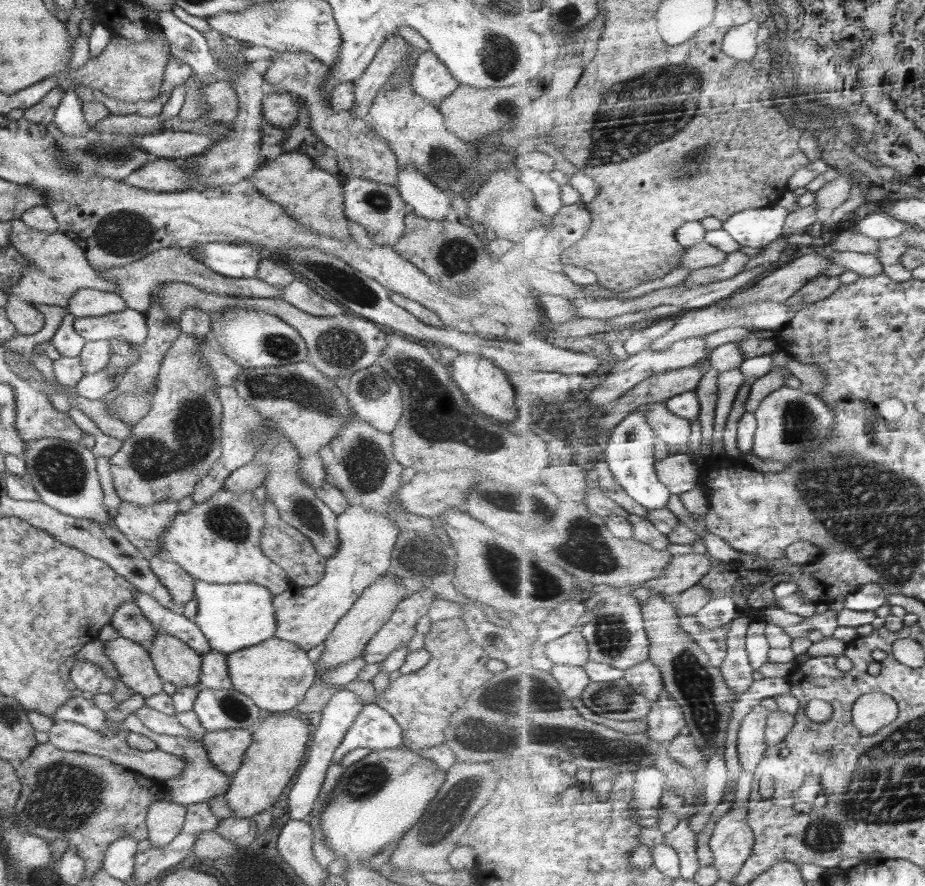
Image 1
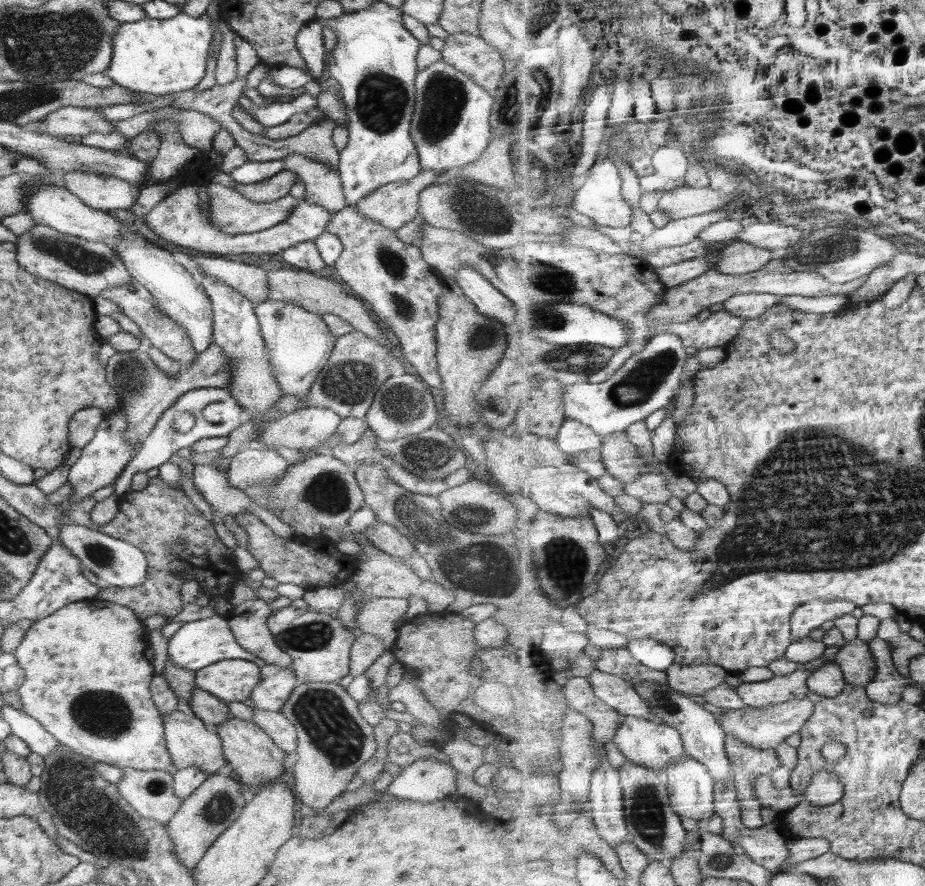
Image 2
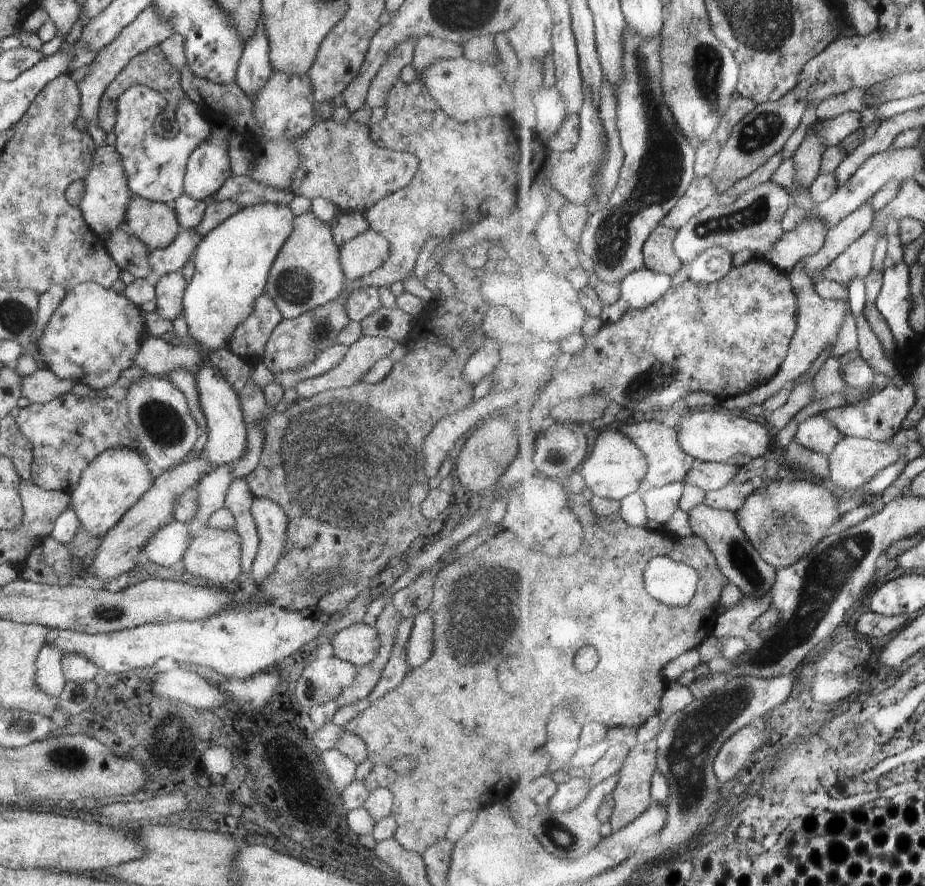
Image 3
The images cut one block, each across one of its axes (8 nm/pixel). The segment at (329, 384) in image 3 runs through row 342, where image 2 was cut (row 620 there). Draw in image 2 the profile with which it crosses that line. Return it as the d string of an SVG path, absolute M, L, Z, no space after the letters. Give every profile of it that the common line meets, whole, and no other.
M367 598L359 604L358 628L363 633L377 636L384 643L385 650L390 650L397 639L398 619L408 611L408 605L405 598Z

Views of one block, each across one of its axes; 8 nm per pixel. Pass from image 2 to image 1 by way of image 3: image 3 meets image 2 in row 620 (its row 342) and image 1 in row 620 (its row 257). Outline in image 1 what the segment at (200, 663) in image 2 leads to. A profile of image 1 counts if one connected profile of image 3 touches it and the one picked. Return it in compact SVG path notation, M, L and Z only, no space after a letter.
M194 580L194 596L198 601L198 613L193 621L199 627L210 648L227 655L274 637L276 616L274 594L258 583L210 584Z

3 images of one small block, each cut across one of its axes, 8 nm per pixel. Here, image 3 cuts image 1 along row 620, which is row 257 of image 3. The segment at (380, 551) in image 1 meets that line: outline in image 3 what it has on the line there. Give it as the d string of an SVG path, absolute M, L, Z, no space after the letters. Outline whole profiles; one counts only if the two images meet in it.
M306 212L294 216L290 236L282 244L270 268L265 294L272 298L284 320L294 320L314 308L332 302L338 294L342 294L342 290L352 286L353 281L342 274L340 250L334 243L331 226L320 222L320 218L312 212Z

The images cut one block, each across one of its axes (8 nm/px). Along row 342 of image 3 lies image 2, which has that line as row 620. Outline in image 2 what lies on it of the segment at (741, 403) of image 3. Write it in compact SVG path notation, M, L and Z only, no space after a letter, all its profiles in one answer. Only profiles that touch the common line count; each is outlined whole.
M818 598L803 604L795 610L792 618L793 637L796 640L809 637L817 628L823 628L826 622L850 614L858 608L856 602L841 598Z

